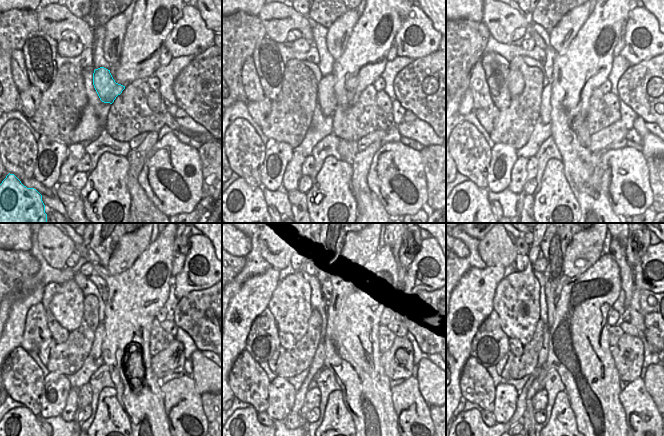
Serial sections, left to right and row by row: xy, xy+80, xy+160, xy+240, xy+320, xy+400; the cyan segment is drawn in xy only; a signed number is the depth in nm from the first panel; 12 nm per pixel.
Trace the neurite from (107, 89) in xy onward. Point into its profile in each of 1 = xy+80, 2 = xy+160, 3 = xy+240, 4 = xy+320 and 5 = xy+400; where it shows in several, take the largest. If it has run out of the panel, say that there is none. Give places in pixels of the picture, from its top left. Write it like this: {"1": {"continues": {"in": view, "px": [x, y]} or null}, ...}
{"1": {"continues": {"in": "xy+80", "px": [327, 101]}}, "2": {"continues": {"in": "xy+160", "px": [545, 111]}}, "3": {"continues": {"in": "xy+240", "px": [96, 352]}}, "4": {"continues": {"in": "xy+320", "px": [319, 357]}}, "5": {"continues": {"in": "xy+400", "px": [468, 426]}}}

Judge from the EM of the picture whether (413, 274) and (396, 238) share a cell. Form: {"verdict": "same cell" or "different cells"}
{"verdict": "different cells"}

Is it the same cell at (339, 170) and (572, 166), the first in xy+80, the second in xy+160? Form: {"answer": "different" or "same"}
{"answer": "different"}

